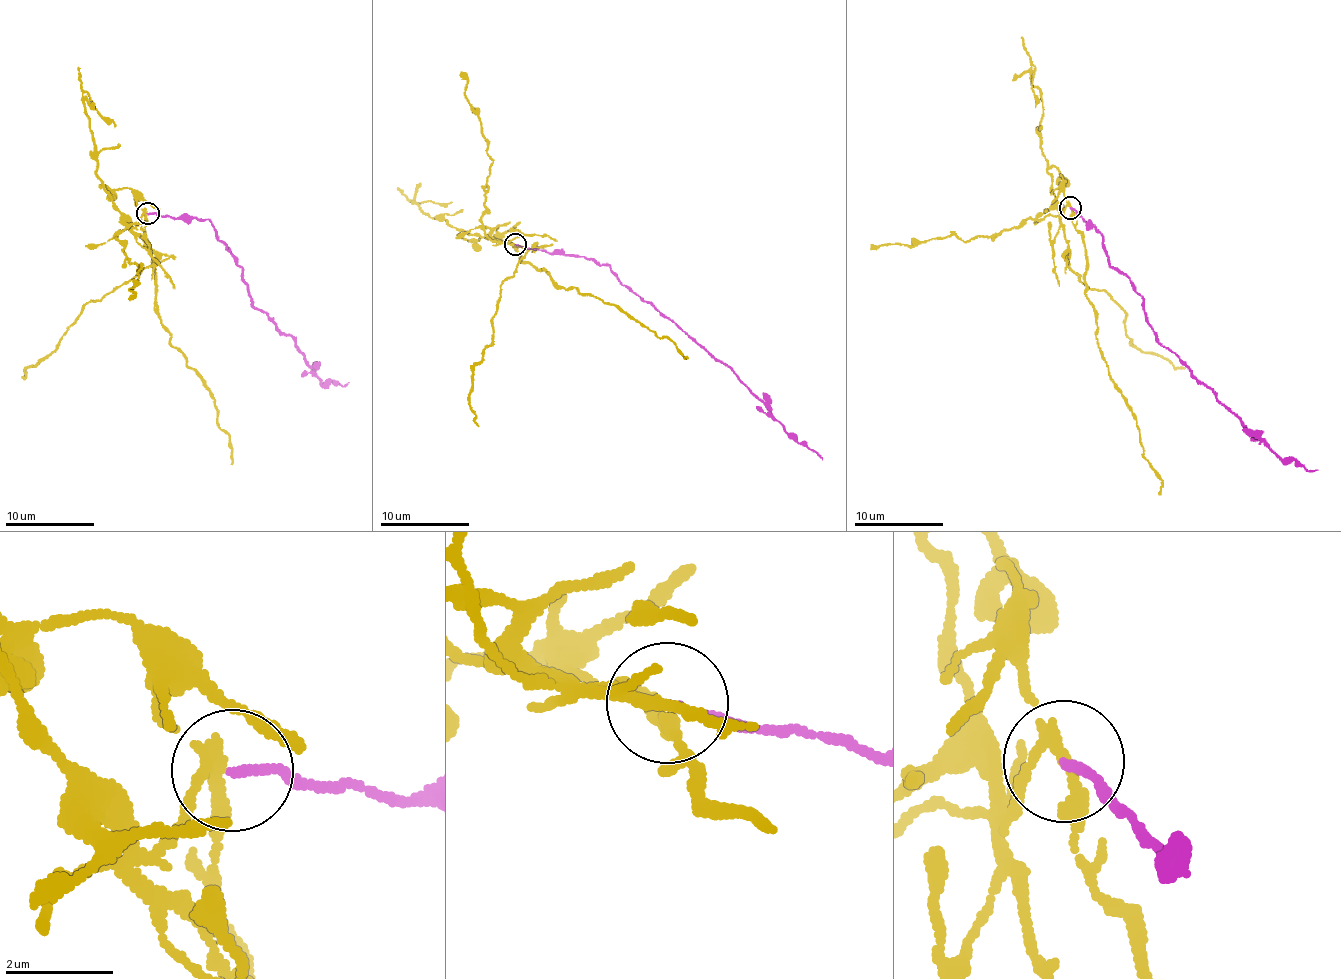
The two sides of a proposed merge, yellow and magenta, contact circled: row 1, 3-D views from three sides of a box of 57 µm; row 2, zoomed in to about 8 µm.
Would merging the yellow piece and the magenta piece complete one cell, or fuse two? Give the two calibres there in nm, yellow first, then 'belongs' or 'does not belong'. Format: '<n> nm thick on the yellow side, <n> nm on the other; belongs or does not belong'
190 nm thick on the yellow side, 150 nm on the other; does not belong

